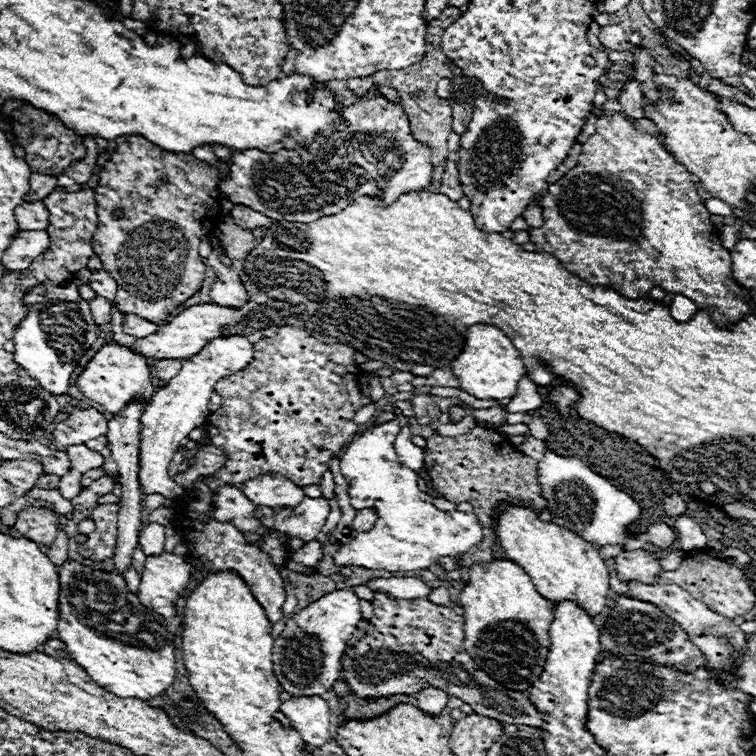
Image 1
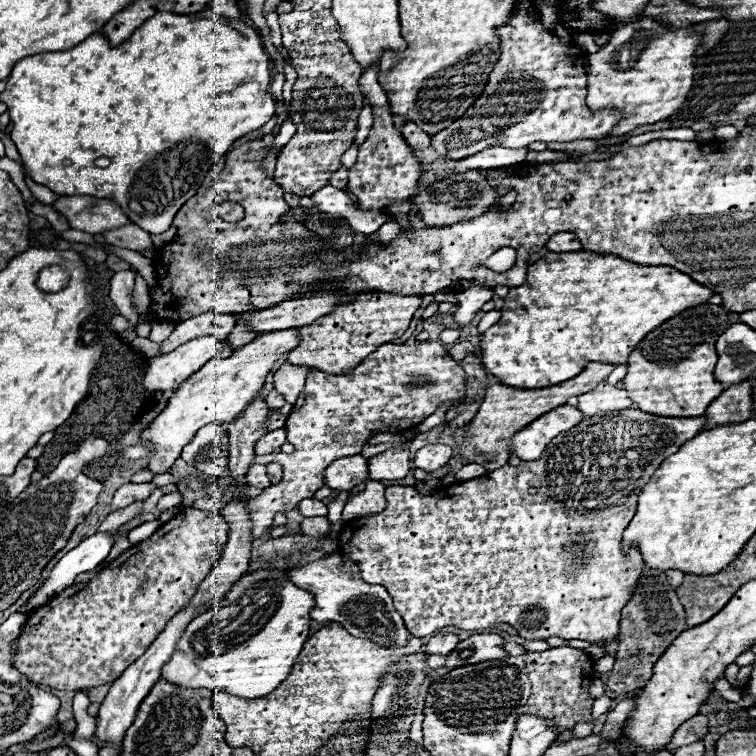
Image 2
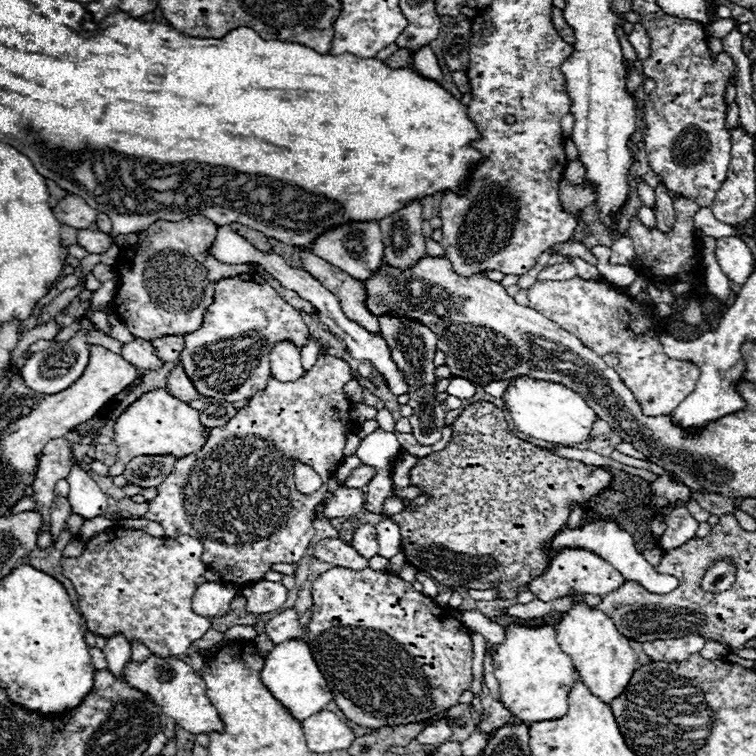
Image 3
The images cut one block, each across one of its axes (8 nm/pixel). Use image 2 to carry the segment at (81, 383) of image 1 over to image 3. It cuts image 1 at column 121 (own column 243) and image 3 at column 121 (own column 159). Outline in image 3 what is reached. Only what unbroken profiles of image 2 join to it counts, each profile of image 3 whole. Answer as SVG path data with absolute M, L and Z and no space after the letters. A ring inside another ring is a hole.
M156 388L152 392L146 392L140 400L136 400L132 406L126 408L126 412L116 420L114 424L114 442L118 446L118 460L114 466L110 466L110 476L118 476L124 472L126 464L136 456L164 456L170 454L174 458L184 458L190 454L196 454L204 442L208 440L210 430L202 426L200 414L190 408L188 402L182 402L174 396L170 396L166 390Z

